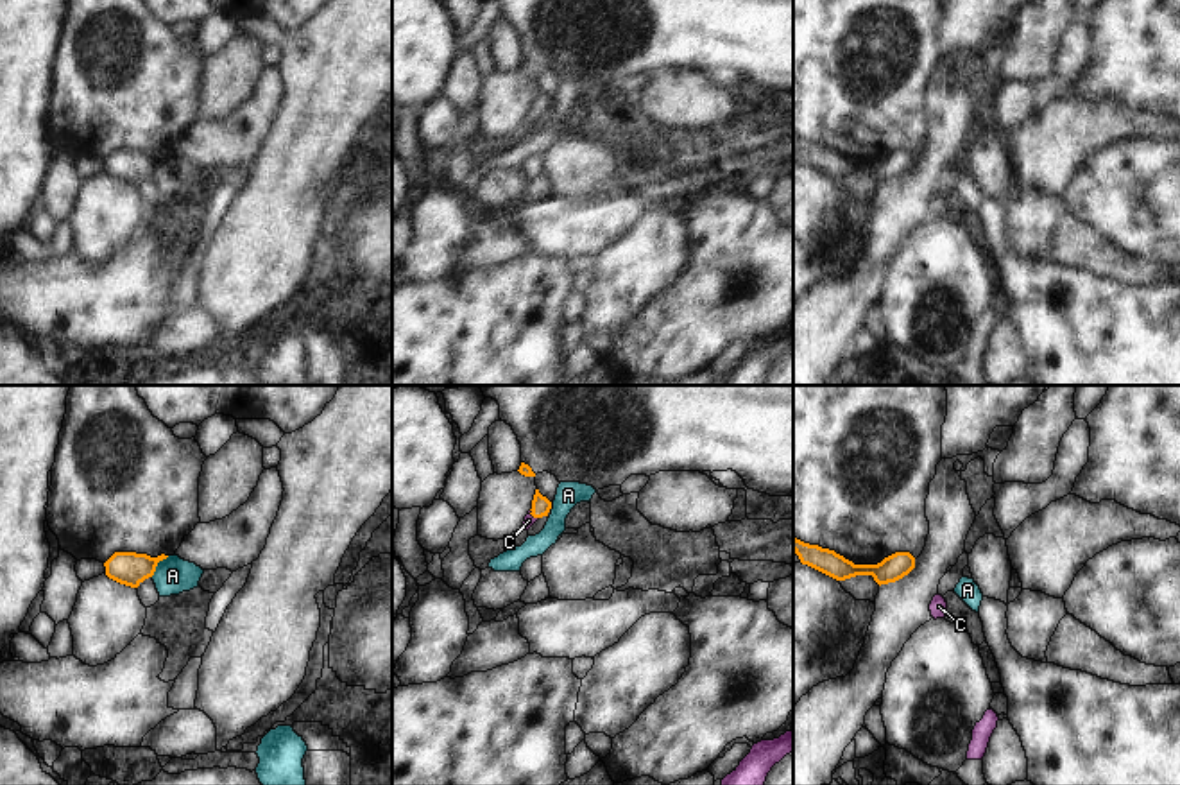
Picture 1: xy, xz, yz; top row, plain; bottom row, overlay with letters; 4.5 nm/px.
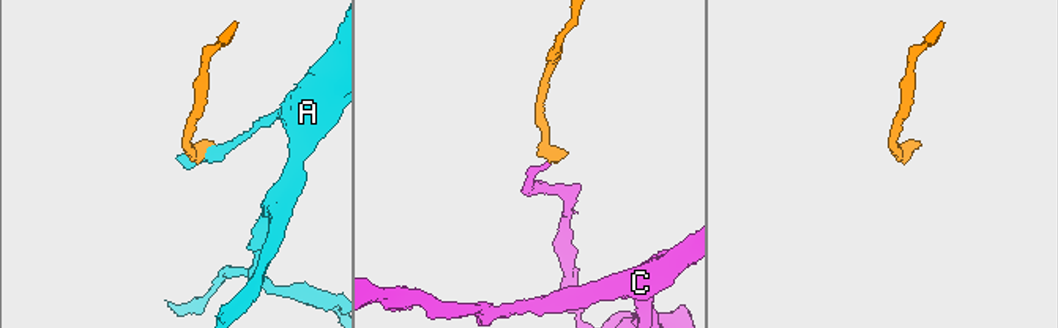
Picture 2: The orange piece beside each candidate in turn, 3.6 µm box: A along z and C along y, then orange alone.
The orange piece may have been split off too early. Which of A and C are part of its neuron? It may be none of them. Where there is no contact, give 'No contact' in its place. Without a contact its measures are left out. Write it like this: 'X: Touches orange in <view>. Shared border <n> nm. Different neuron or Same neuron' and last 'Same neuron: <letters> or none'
A: Touches orange in xy. Shared border 130 nm. Different neuron
C: Touches orange in xz. Shared border 60 nm. Same neuron
Same neuron: C.

